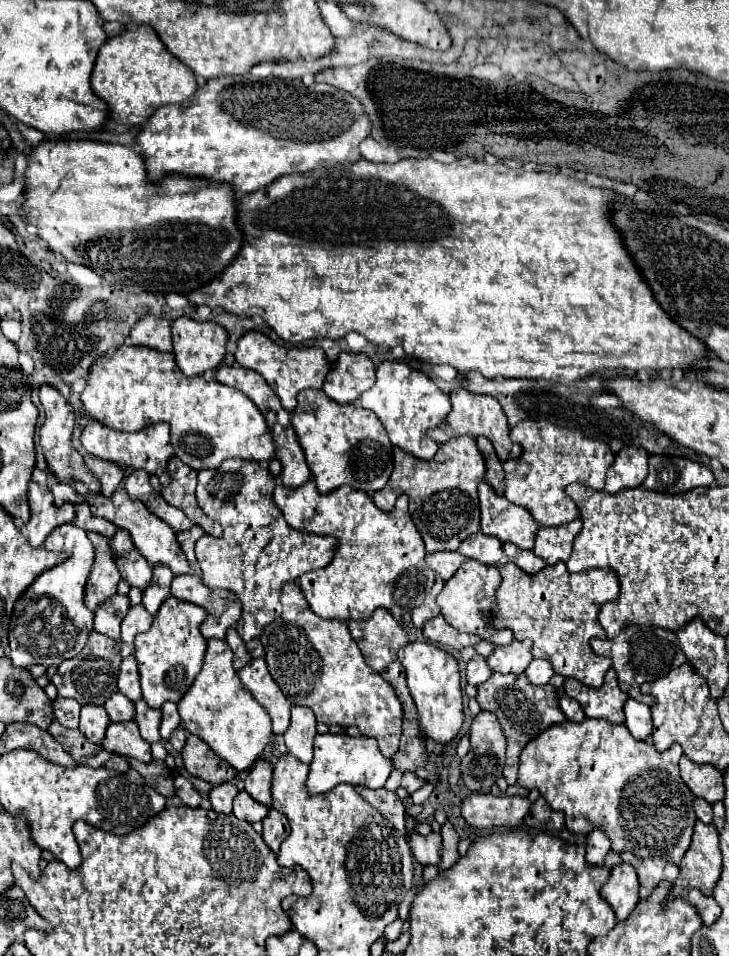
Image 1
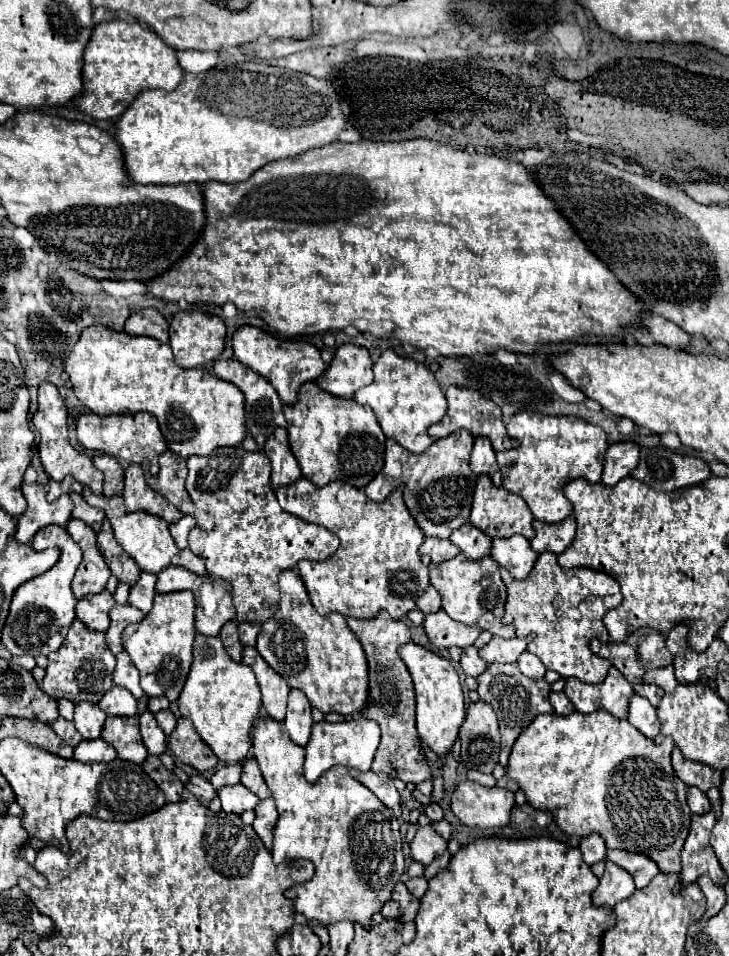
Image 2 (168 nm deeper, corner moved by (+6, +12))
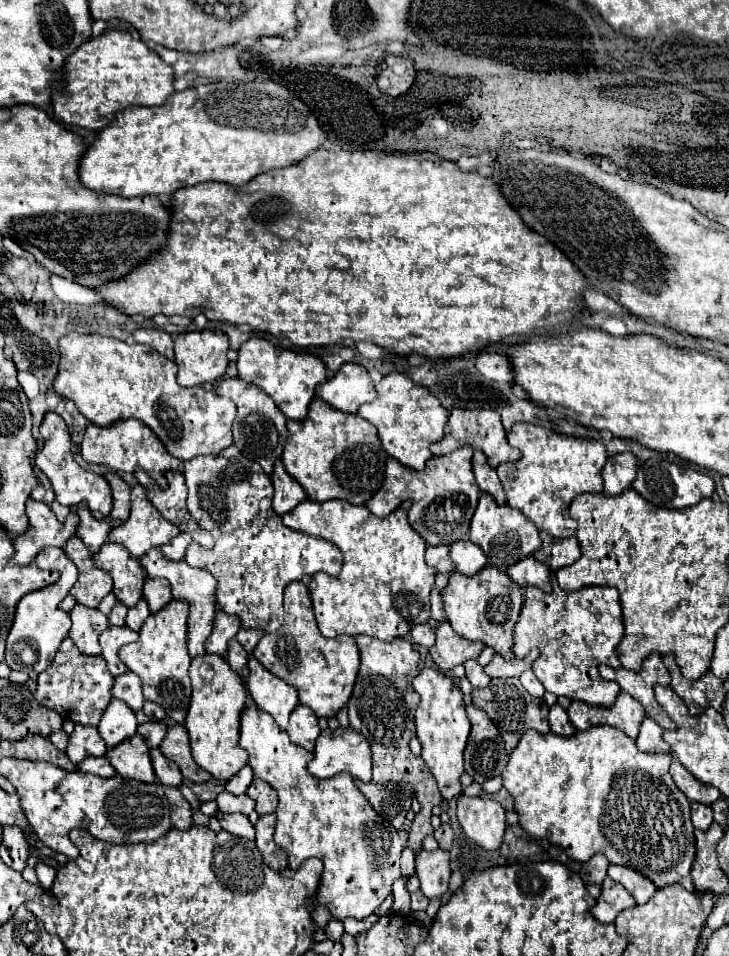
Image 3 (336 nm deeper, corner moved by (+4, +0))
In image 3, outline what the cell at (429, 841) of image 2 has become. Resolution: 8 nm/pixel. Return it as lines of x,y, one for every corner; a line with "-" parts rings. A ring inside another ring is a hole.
441,848
435,852
421,850
415,856
415,864
417,864
417,878
421,880
421,892
429,900
441,898
449,890
449,878
451,878
449,854

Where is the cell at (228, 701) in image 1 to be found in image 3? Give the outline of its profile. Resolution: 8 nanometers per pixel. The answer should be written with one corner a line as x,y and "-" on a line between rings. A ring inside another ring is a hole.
203,654
191,662
189,678
193,684
191,706
185,728
191,738
191,754
195,762
219,782
227,782
247,764
247,752
239,748
239,714
247,704
247,690
241,676
231,670
223,656

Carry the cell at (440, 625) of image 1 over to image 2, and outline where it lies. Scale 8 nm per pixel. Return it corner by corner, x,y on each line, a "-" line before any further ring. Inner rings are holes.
443,608
433,614
427,614
423,628
425,628
431,644
437,646
439,650
451,648
451,646
459,646
459,648
471,646
477,640
477,636
481,634
481,630
477,626
465,626
465,624
451,620

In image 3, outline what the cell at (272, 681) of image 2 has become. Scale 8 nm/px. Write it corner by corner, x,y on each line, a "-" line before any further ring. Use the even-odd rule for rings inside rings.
249,656
249,672
251,676
247,678
247,690
253,696
255,704
261,710
269,712
277,726
285,730
293,708
299,704
297,688
263,668
255,656

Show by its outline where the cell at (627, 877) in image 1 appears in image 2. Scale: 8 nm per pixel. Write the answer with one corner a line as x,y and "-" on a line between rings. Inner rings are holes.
607,862
605,874
599,880
599,886
593,890
591,898
595,906
613,908
617,902
629,898
633,892
635,892
633,878
623,868
617,868
617,864

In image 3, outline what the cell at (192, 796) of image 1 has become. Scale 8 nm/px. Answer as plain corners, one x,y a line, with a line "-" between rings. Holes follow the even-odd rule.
217,814
217,820
221,822
223,830
227,830
231,834
237,834
237,836
243,836
249,840
255,838
255,828
249,822
249,818
243,814

